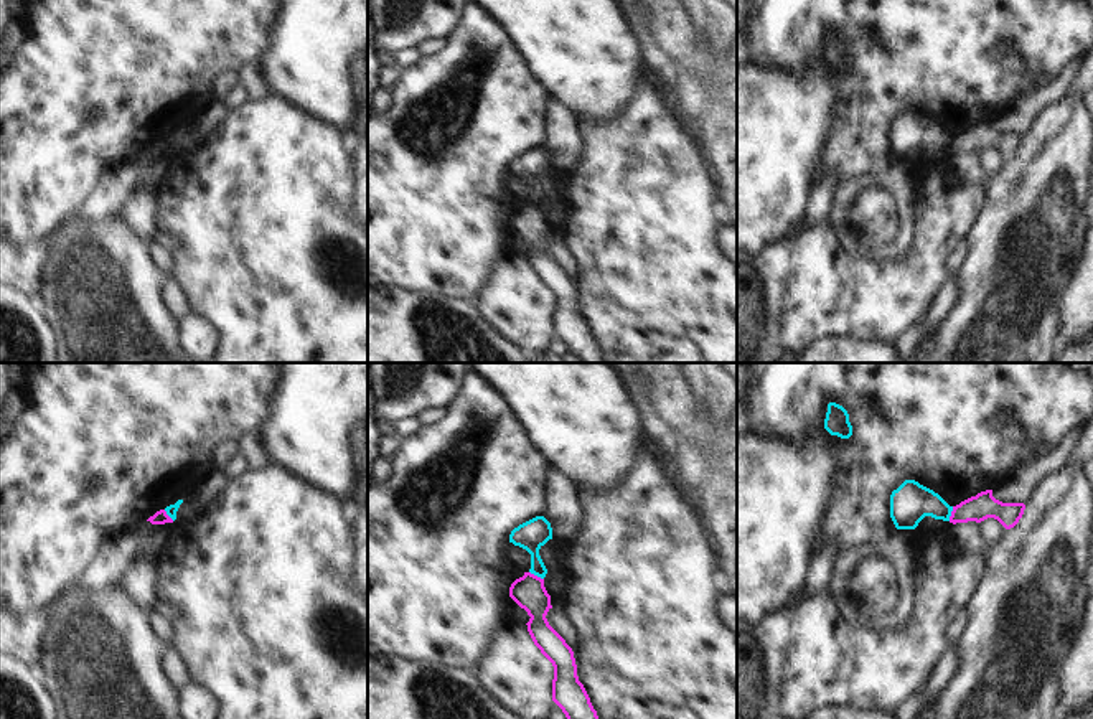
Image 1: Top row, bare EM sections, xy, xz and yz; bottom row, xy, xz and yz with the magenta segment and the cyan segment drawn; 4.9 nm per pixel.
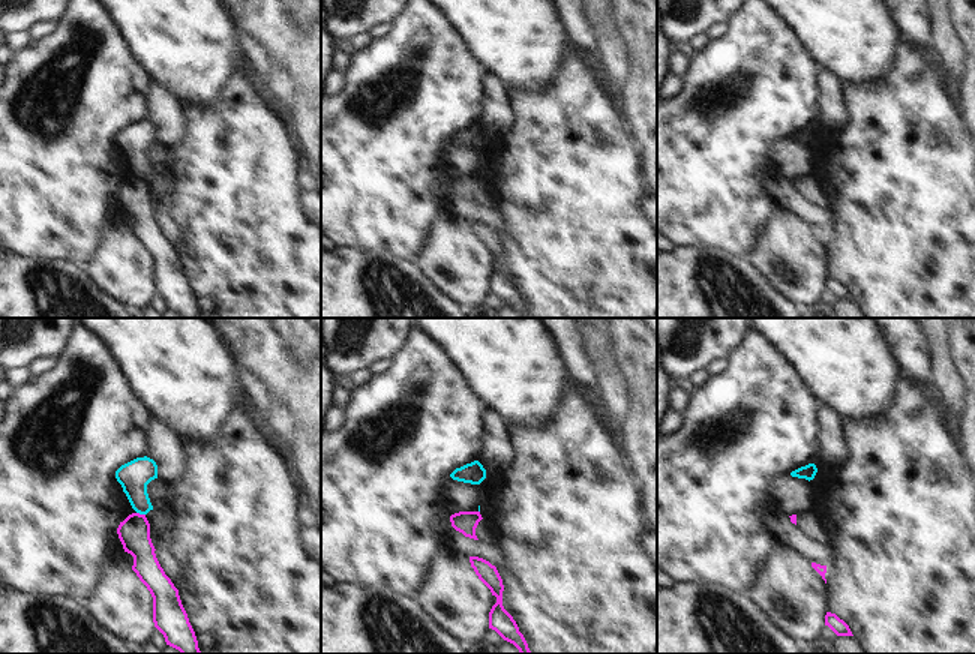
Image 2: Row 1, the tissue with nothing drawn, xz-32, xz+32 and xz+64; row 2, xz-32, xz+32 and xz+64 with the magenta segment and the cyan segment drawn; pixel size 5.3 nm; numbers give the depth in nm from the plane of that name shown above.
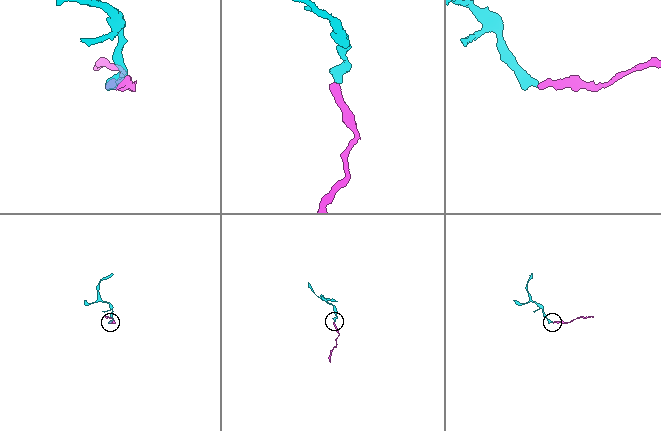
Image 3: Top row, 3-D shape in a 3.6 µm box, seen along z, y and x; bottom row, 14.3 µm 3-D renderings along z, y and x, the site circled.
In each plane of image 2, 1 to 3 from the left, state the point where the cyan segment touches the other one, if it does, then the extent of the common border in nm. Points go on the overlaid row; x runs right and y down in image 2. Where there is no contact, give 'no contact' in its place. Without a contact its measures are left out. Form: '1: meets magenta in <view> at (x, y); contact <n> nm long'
1: meets magenta in xz-32 at (141, 515); contact 50 nm long
2: no contact
3: no contact

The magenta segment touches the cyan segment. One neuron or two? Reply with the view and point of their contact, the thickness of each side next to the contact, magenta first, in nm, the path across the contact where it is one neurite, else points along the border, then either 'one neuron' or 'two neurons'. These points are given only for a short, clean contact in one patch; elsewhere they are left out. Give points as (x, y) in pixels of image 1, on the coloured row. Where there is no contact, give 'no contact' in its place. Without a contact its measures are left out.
meets magenta in xz at (536, 576); 160 nm thick on the magenta side, 140 nm on the other; border along xz (530, 571), (543, 579); two neurons

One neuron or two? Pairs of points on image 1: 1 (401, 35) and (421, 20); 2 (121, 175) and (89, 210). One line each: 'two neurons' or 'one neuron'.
1: one neuron
2: one neuron

